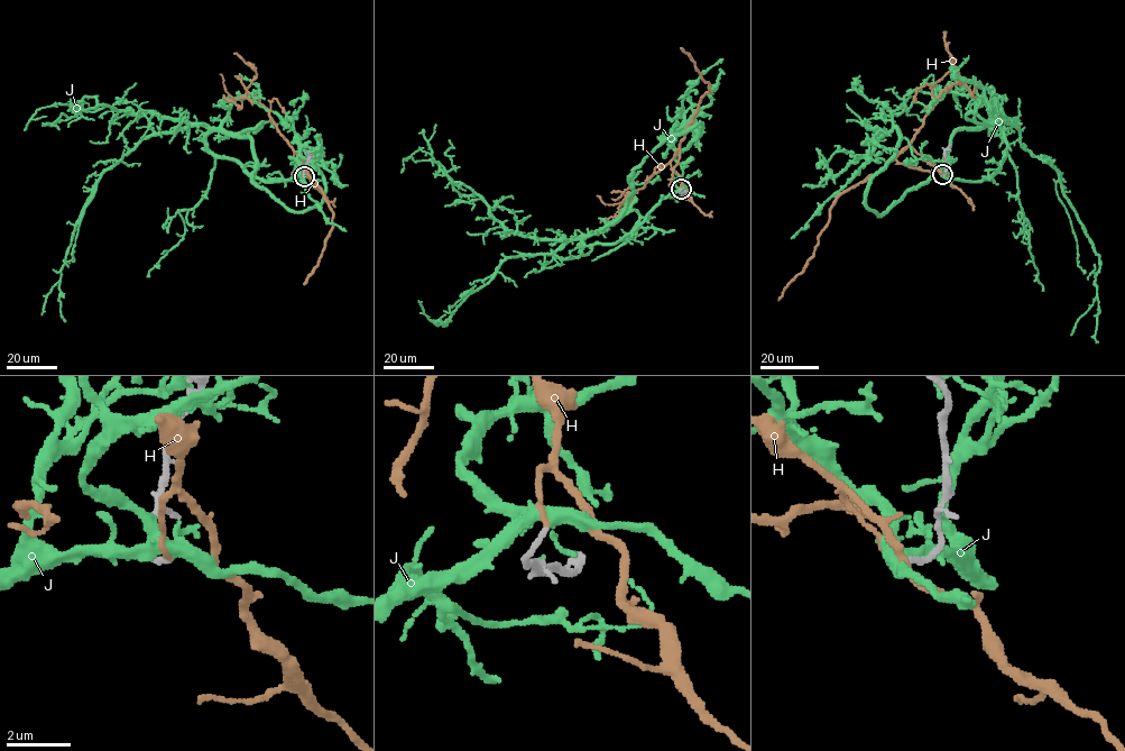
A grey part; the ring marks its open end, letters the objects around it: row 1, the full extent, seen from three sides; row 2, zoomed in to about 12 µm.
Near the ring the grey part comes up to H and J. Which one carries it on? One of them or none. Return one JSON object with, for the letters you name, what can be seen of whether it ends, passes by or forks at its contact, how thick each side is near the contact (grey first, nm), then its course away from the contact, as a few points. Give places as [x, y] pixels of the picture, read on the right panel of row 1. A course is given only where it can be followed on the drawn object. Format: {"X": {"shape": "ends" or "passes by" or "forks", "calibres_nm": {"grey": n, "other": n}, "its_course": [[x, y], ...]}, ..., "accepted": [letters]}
{"H": {"shape": "ends", "calibres_nm": {"grey": 170, "other": 170}, "its_course": [[941, 174], [907, 146], [882, 168], [849, 188], [830, 209], [814, 254], [778, 300]]}, "accepted": ["H"]}

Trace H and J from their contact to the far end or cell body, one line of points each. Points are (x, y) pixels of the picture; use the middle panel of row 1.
H: (681, 189), (681, 179), (671, 168), (671, 159), (698, 103), (709, 92), (695, 62), (681, 47)
J: (681, 189), (612, 244), (582, 241), (656, 147), (699, 135), (674, 148), (684, 92), (722, 58)

